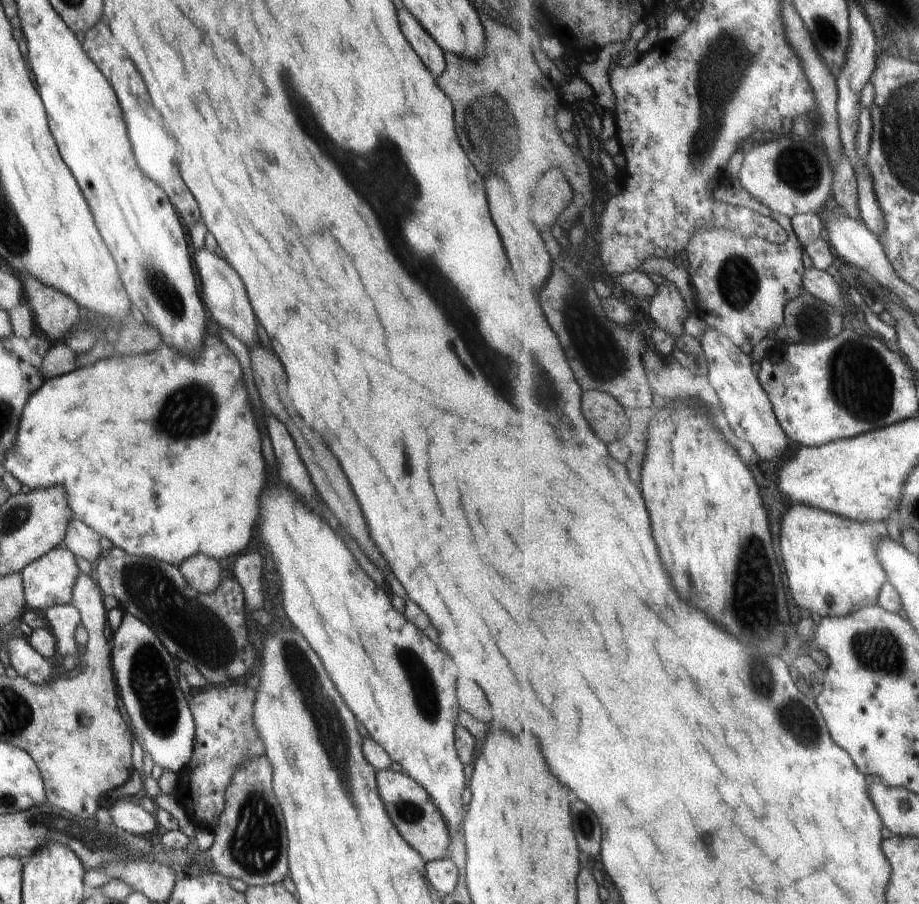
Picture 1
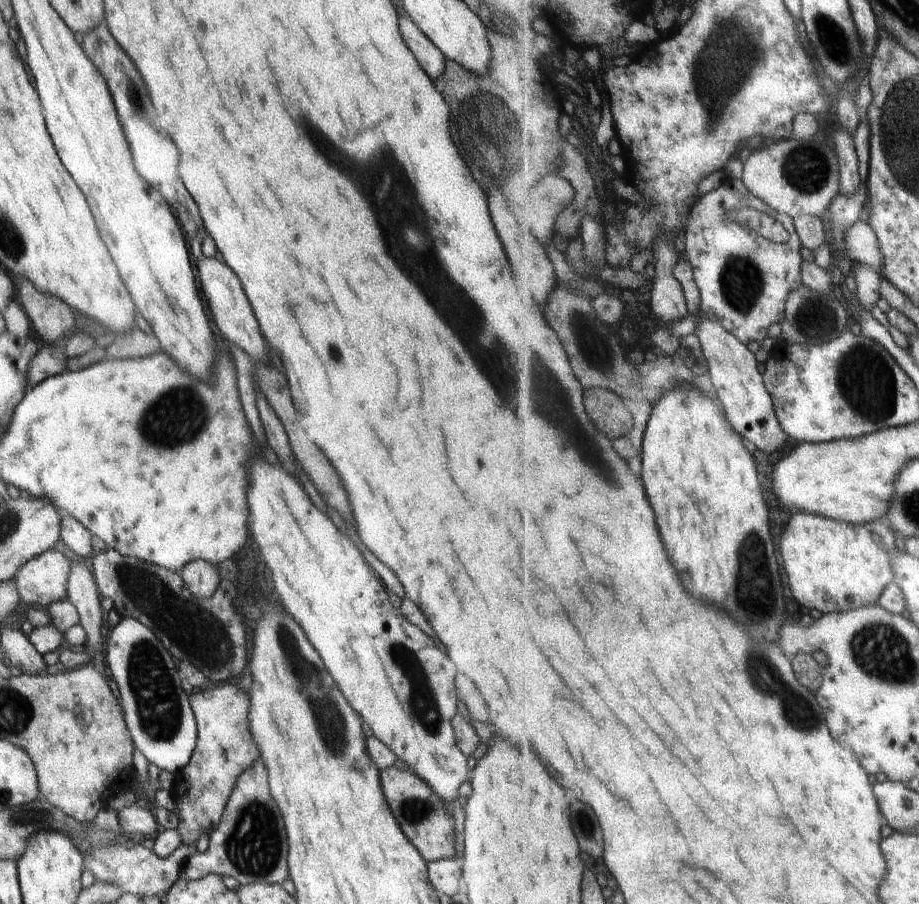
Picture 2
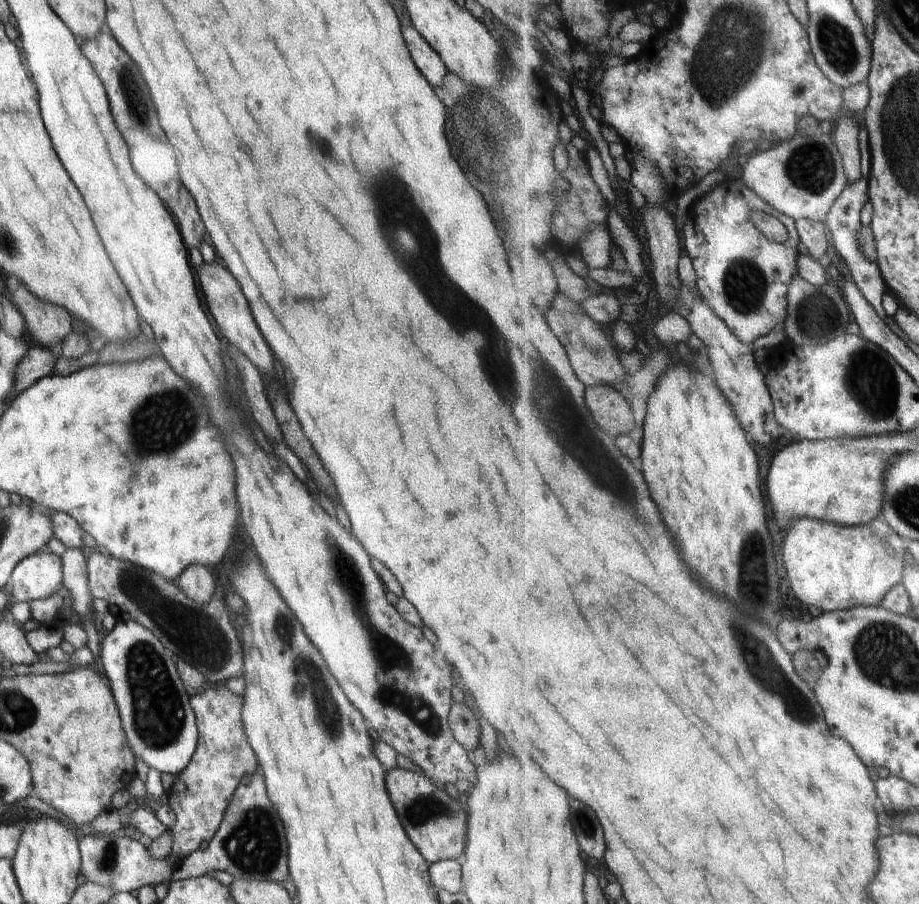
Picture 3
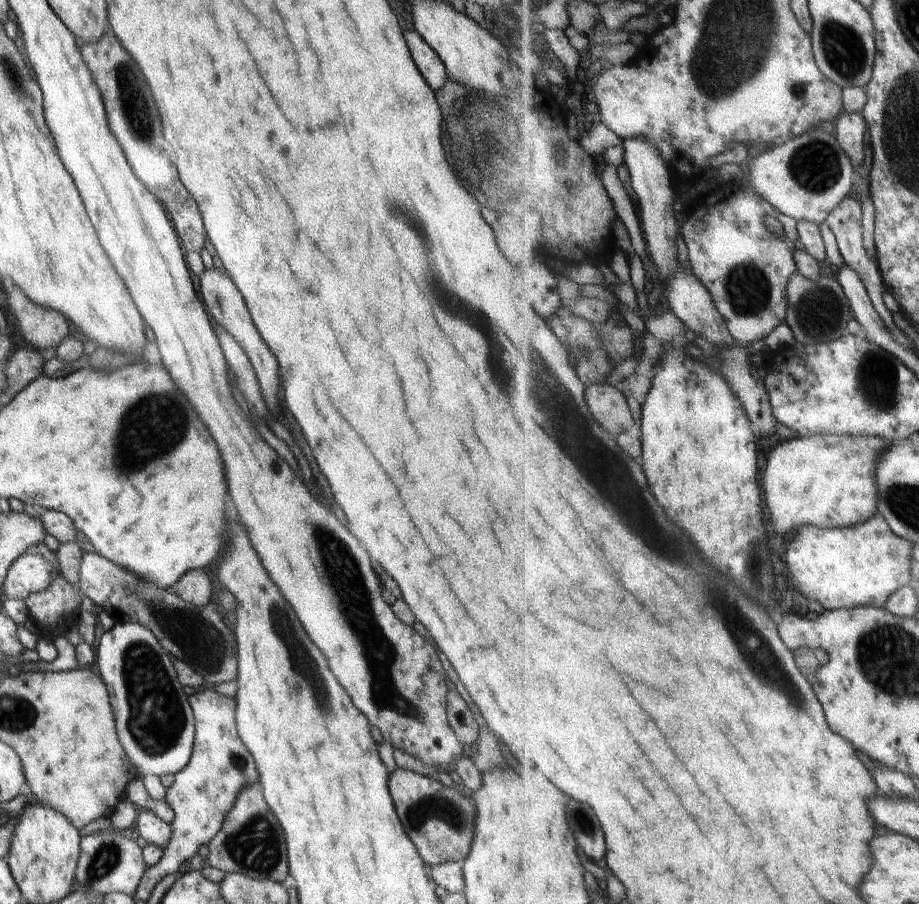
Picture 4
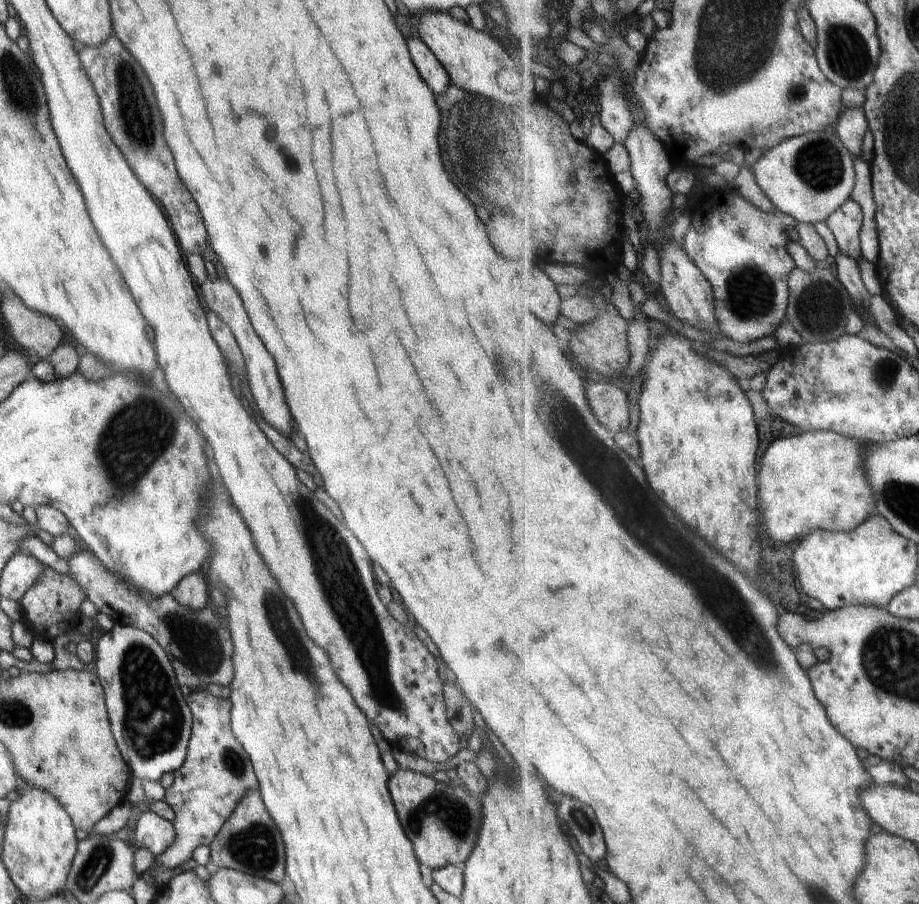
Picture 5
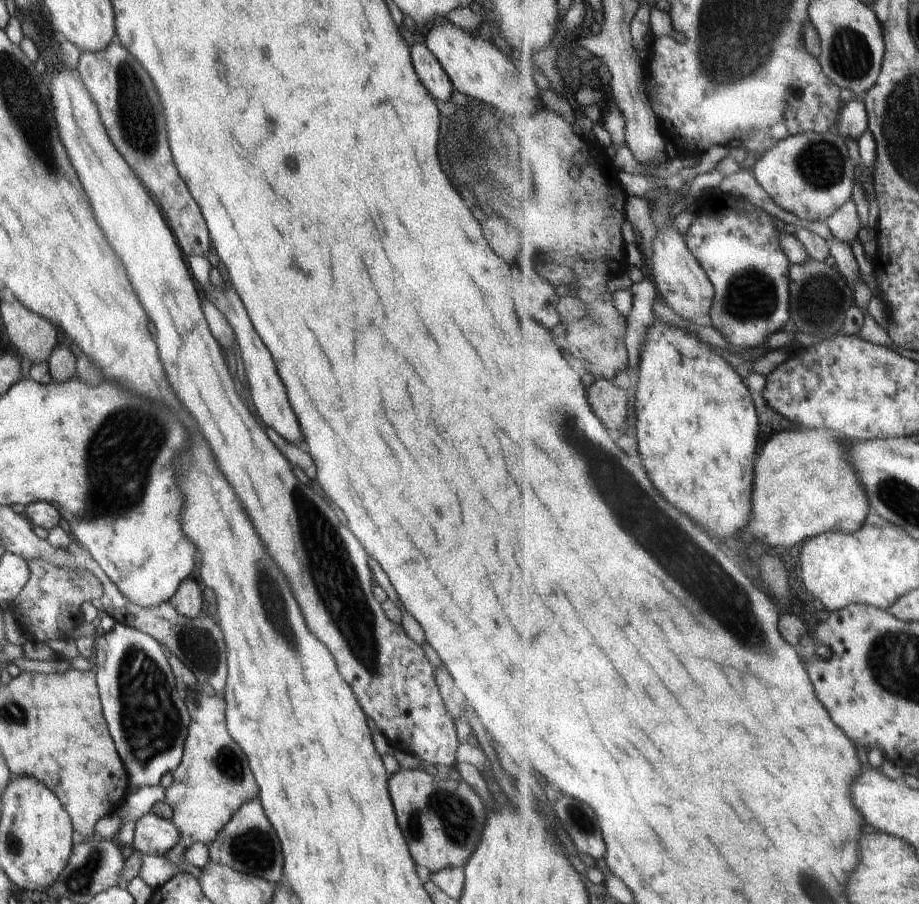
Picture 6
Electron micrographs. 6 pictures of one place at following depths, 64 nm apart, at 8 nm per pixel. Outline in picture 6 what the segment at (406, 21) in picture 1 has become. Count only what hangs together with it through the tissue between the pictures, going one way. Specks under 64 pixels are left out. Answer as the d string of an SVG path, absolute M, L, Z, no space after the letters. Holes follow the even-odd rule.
M412 44L409 48L412 66L428 92L436 100L449 101L454 90L452 81L428 47L422 44Z

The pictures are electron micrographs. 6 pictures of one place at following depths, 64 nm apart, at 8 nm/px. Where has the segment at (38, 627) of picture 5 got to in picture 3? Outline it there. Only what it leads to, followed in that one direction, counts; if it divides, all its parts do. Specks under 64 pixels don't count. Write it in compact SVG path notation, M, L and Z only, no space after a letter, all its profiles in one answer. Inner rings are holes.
M62 586L58 588L58 592L54 592L50 598L46 600L32 600L28 602L32 619L36 620L41 627L50 628L63 632L63 628L67 625L66 620L60 616L60 612L64 608L72 608L72 596L68 592L68 588Z

